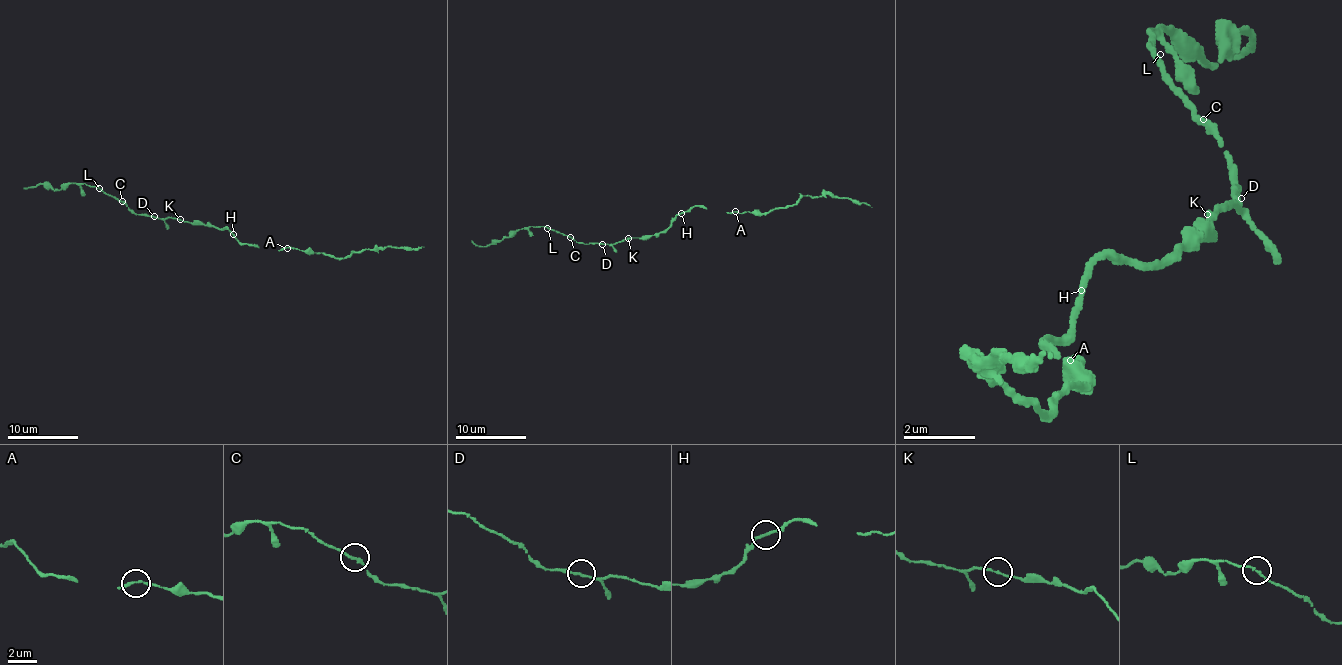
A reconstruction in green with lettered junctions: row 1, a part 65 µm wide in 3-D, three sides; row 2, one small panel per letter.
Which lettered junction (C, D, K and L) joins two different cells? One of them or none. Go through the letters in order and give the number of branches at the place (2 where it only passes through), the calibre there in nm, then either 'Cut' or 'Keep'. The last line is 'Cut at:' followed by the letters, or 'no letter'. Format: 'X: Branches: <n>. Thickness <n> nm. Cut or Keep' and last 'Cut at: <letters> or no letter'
C: Branches: 2. Thickness 160 nm. Keep
D: Branches: 2. Thickness 140 nm. Keep
K: Branches: 2. Thickness 140 nm. Keep
L: Branches: 2. Thickness 130 nm. Keep
Cut at: no letter

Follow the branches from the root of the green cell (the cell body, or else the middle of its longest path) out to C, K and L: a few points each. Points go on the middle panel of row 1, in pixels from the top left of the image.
C: (672, 223), (653, 235), (630, 237), (612, 244), (584, 244), (570, 237)
K: (672, 223), (653, 235), (628, 237)
L: (672, 223), (653, 235), (630, 237), (612, 244), (575, 242), (547, 228)

